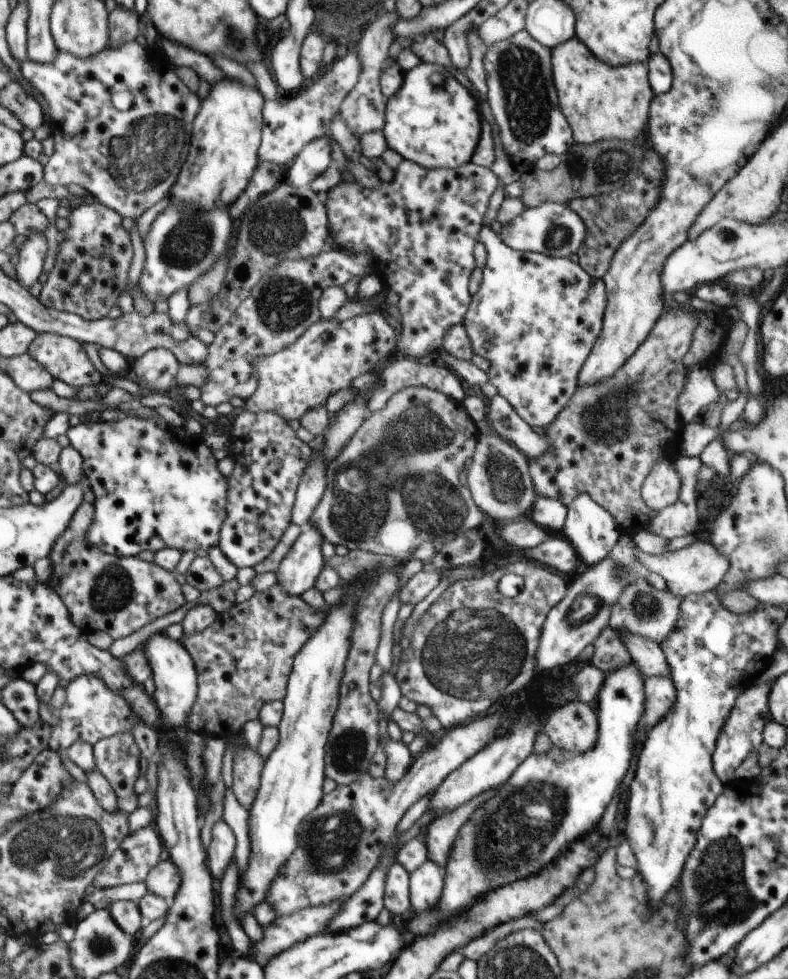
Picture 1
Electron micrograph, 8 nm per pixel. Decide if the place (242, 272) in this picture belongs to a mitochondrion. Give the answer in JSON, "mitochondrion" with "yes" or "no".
{"mitochondrion":"yes"}

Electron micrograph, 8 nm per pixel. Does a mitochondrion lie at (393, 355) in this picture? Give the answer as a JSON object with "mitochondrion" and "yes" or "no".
{"mitochondrion":"no"}

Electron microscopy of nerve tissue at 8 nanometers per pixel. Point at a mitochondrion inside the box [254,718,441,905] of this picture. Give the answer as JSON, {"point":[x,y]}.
{"point":[330,842]}

